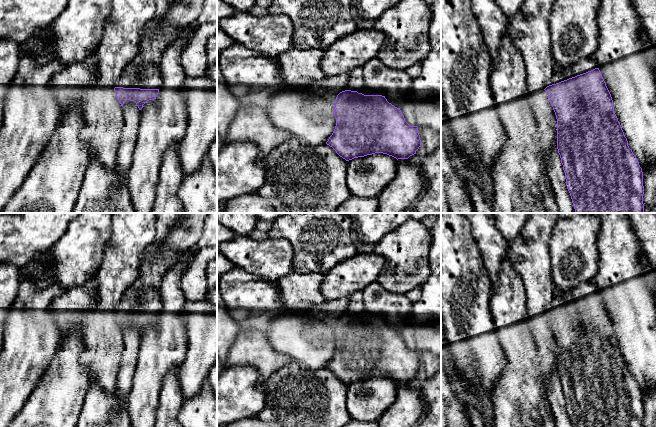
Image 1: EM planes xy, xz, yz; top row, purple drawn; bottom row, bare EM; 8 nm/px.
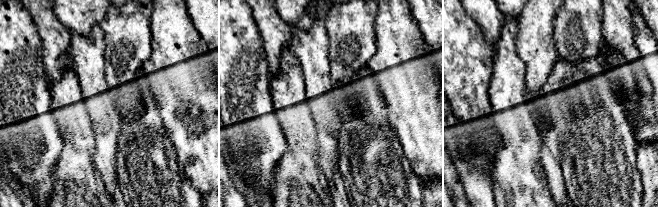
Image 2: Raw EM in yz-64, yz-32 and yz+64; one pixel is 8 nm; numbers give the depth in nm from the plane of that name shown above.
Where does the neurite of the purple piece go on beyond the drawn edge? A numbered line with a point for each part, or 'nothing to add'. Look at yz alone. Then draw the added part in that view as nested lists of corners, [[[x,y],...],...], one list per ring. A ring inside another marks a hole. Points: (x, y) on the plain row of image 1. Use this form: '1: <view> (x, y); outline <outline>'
1: yz (587, 288); outline [[[592,280],[584,282],[571,291],[554,294],[549,309],[559,307],[569,302],[591,295],[595,292],[598,292],[598,288],[592,283]]]

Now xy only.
1: xy (143, 296); outline [[[157,213],[156,238],[142,254],[137,280],[118,303],[116,311],[160,313],[162,303],[160,286],[166,272],[177,262],[180,251],[162,249],[170,229],[183,217],[184,213]]]

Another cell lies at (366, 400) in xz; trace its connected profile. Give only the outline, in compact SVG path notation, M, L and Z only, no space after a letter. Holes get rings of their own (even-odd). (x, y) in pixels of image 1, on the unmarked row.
M375 377L347 385L346 408L352 419L378 421L396 399L397 383Z

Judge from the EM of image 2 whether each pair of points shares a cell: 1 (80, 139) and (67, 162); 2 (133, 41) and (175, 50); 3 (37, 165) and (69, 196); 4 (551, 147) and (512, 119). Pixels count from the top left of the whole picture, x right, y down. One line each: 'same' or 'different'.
1: same
2: different
3: different
4: different

